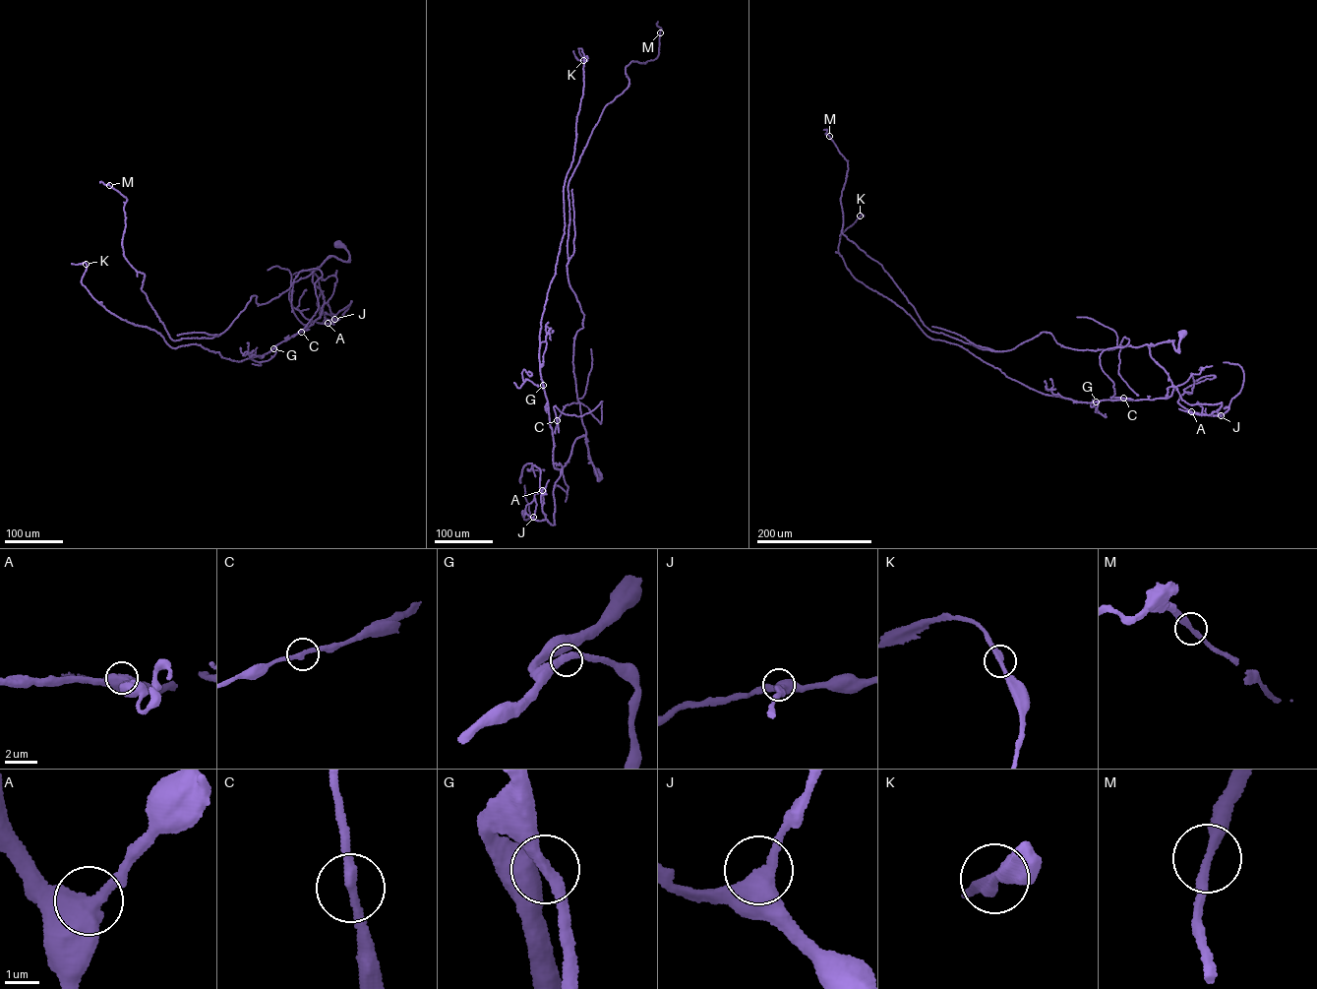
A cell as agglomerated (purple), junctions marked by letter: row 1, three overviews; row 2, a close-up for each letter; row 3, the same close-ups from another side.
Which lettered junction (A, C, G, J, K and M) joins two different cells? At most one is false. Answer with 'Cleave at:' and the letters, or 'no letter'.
Cleave at: no letter

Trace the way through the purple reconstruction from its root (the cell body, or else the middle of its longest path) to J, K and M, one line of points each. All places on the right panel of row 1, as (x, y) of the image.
J: (1181, 334), (1177, 351), (1167, 340), (1148, 345), (1150, 355), (1181, 400), (1193, 404), (1222, 402), (1221, 415)
K: (1181, 334), (1177, 351), (1148, 345), (1167, 398), (1042, 394), (856, 279), (838, 248), (860, 216)
M: (1181, 334), (1176, 351), (1076, 349), (1043, 332), (1000, 351), (931, 331), (841, 232), (848, 163), (829, 136)

